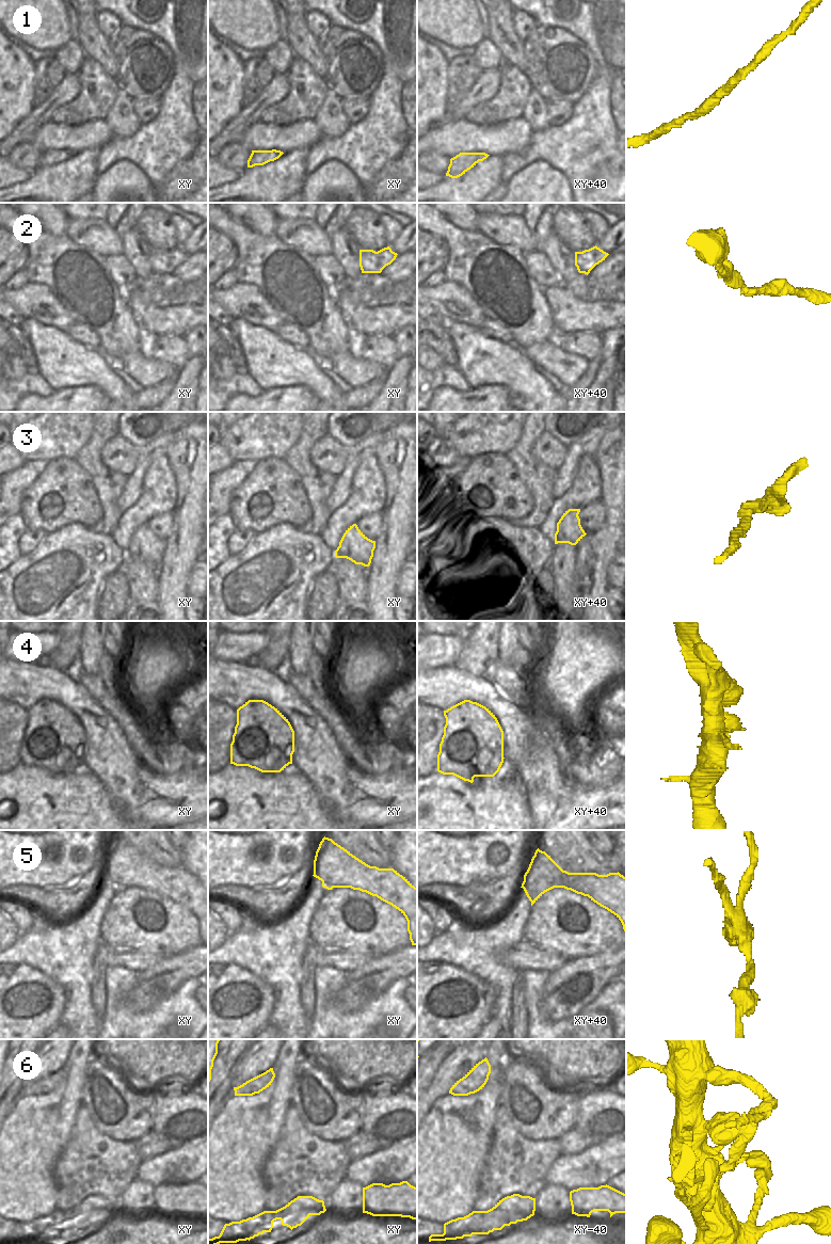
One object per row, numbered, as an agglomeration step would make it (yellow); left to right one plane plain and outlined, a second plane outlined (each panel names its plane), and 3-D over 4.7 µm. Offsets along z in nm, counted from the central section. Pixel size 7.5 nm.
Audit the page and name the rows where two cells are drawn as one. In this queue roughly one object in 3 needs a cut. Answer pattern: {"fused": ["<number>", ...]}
{"fused": ["2", "5"]}

